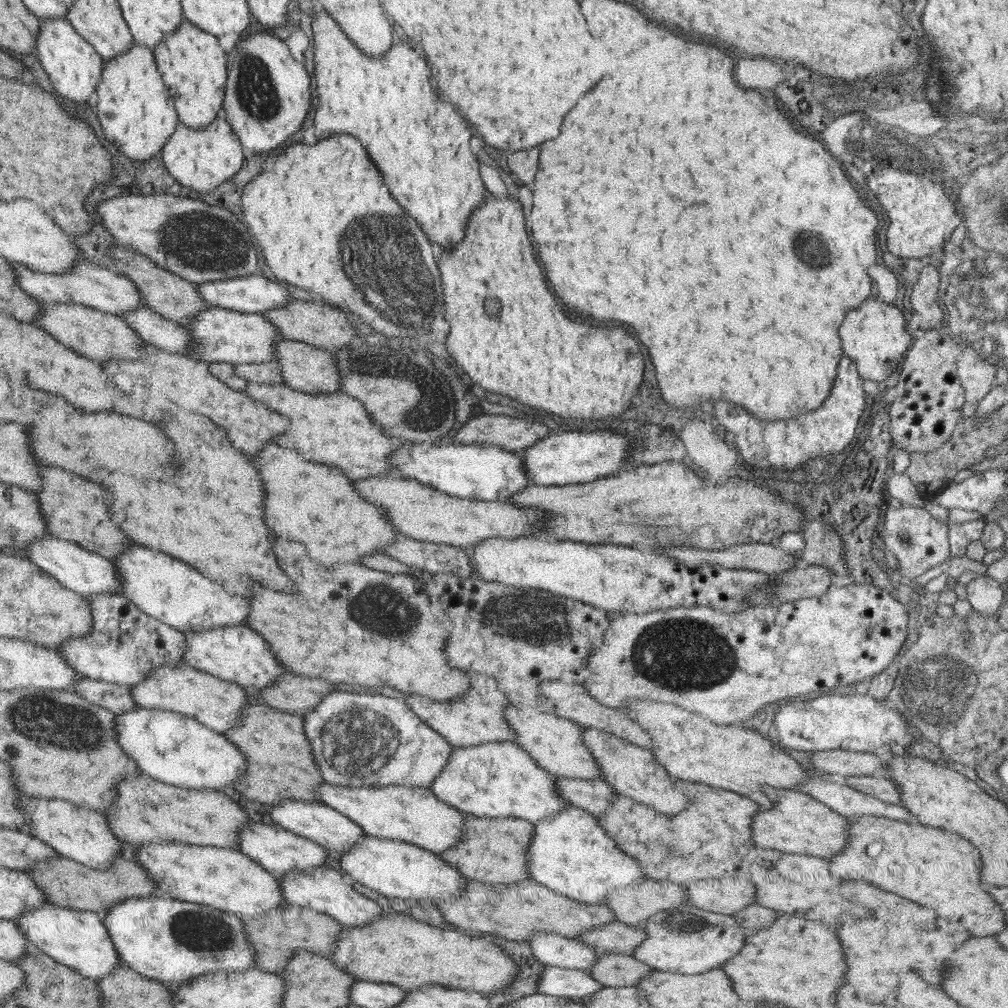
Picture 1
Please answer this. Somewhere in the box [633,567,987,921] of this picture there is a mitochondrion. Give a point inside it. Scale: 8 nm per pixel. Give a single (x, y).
(945, 710)

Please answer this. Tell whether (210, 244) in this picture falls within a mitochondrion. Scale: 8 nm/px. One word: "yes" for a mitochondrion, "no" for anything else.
yes

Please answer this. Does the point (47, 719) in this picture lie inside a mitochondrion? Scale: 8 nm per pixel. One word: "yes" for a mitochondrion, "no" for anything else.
yes

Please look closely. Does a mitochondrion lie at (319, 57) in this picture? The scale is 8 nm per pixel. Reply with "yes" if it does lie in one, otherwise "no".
no

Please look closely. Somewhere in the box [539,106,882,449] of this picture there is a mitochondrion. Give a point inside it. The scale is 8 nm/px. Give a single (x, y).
(811, 246)

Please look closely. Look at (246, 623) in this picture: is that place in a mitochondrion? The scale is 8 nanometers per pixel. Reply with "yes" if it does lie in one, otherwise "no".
no

